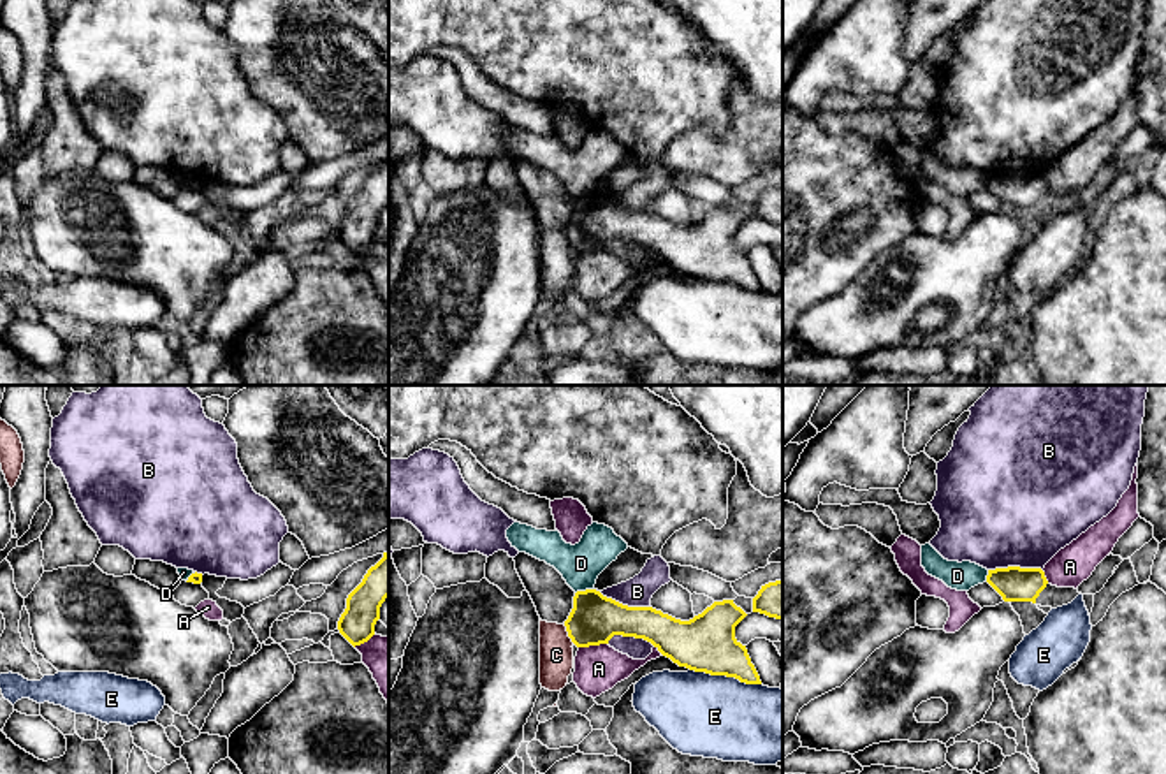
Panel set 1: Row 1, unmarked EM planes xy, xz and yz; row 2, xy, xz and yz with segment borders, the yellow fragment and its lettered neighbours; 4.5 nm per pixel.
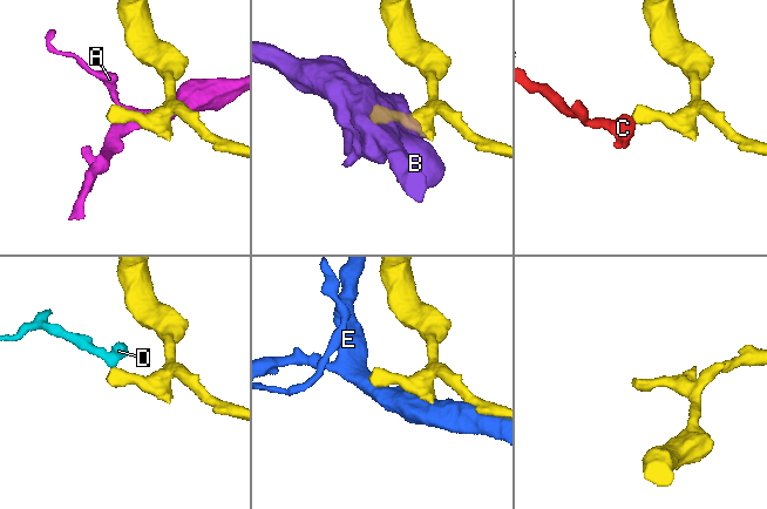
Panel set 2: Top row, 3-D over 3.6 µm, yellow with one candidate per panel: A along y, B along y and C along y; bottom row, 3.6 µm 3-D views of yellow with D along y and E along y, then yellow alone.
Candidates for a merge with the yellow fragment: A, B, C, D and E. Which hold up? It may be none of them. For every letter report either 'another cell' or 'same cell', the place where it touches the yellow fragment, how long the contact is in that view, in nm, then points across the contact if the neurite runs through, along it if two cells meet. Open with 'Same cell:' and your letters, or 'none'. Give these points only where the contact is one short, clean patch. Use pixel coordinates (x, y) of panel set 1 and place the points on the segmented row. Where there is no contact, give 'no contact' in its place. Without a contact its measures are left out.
Same cell: none
A: another cell | xz (593, 644) | 140 nm
B: another cell | xz (621, 604) | 260 nm
C: another cell | xz (568, 634) | 110 nm | along xz (563, 623), (574, 642)
D: another cell | xz (586, 590) | 90 nm | along xz (593, 588), (575, 593)
E: another cell | xz (725, 674) | 340 nm

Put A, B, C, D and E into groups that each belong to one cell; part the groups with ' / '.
A / B / C / D / E

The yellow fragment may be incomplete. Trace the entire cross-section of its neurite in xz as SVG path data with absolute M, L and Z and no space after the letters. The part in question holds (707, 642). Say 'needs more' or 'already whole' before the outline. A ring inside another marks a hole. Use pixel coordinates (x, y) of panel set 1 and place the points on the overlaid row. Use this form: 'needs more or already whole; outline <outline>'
already whole; outline M586 589L575 593L565 626L577 647L609 644L614 635L635 637L651 642L679 667L762 684L746 646L735 639L735 626L746 616L733 600L723 600L681 621L652 607L628 607Z

